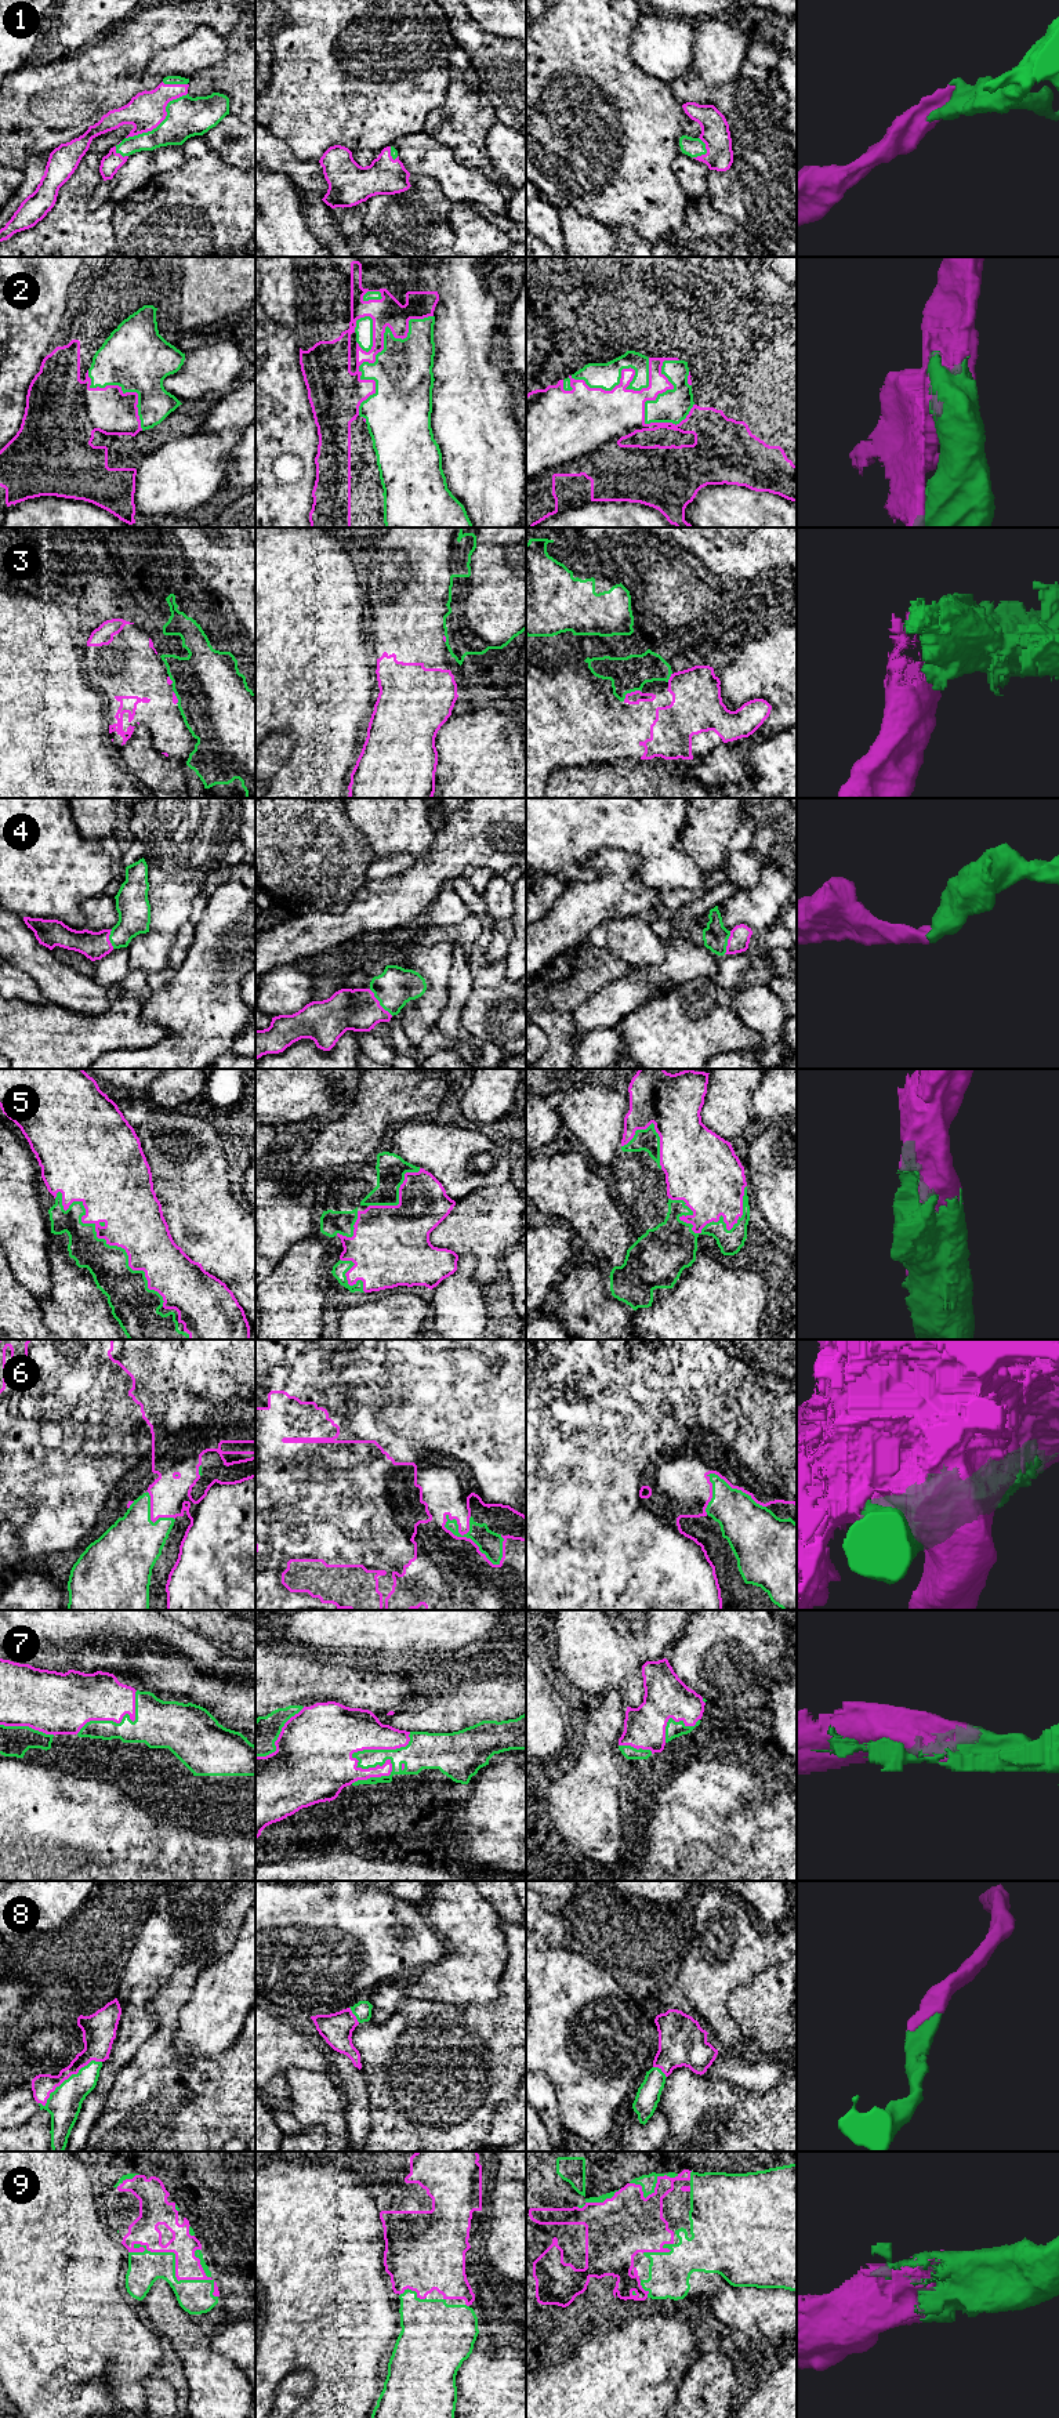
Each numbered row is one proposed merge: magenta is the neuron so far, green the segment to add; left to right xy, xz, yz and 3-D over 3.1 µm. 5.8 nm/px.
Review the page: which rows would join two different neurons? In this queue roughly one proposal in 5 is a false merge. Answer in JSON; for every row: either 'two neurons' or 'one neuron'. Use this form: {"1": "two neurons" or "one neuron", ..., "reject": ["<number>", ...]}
{"1": "one neuron", "2": "one neuron", "3": "two neurons", "4": "one neuron", "5": "one neuron", "6": "two neurons", "7": "one neuron", "8": "one neuron", "9": "one neuron", "reject": ["3", "6"]}

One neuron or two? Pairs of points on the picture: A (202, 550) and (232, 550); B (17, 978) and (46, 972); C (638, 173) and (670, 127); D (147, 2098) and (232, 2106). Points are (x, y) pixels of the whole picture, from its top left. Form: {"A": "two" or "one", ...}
{"A": "one", "B": "two", "C": "one", "D": "one"}

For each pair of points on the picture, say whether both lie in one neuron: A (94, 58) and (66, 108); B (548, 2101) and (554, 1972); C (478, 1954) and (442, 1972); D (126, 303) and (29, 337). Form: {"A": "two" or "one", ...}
{"A": "one", "B": "two", "C": "one", "D": "one"}

